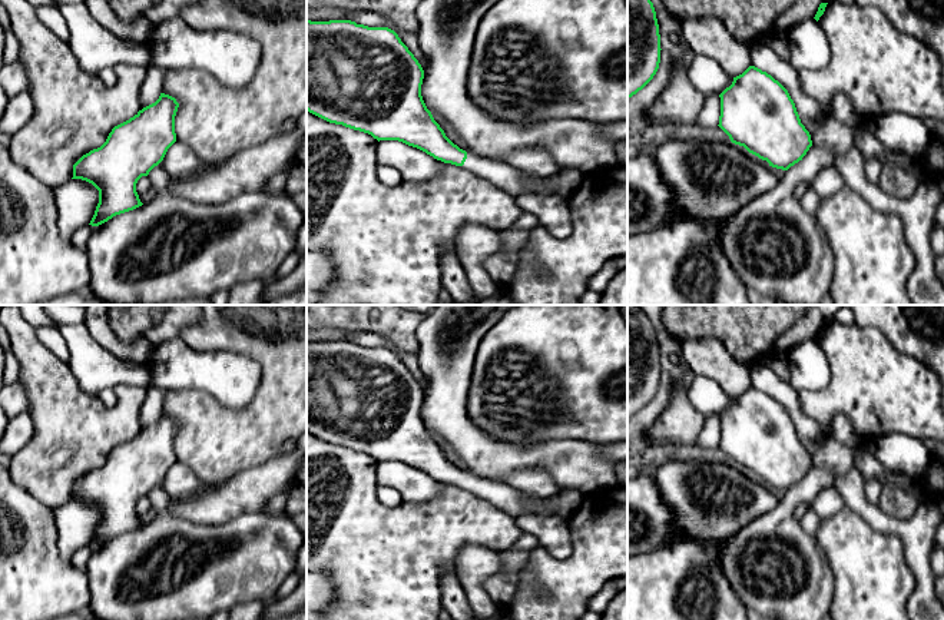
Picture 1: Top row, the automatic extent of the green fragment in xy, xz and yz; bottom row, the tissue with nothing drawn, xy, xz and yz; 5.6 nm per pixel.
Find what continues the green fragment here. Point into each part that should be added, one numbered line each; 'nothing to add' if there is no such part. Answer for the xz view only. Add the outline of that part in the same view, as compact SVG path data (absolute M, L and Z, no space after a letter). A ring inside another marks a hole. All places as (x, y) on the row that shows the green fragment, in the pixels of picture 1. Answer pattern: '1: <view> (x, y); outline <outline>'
1: xz (500, 173); outline M467 152L467 159L461 168L478 178L484 178L503 190L511 192L514 196L534 193L567 198L583 180L583 175L577 170L560 170L546 185L529 188L523 183L521 172L517 168L501 160L480 158L471 152Z

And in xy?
nothing to add

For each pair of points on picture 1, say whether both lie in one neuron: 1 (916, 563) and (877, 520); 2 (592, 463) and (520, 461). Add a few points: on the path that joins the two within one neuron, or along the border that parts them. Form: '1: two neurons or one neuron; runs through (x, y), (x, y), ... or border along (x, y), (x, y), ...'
1: one neuron; runs through (916, 549), (891, 524)
2: one neuron; runs through (575, 463), (563, 458), (537, 458)

